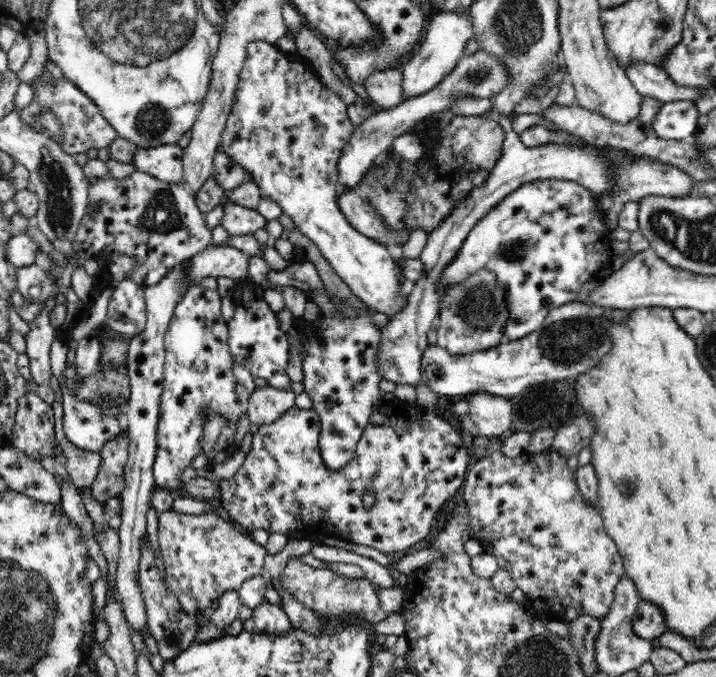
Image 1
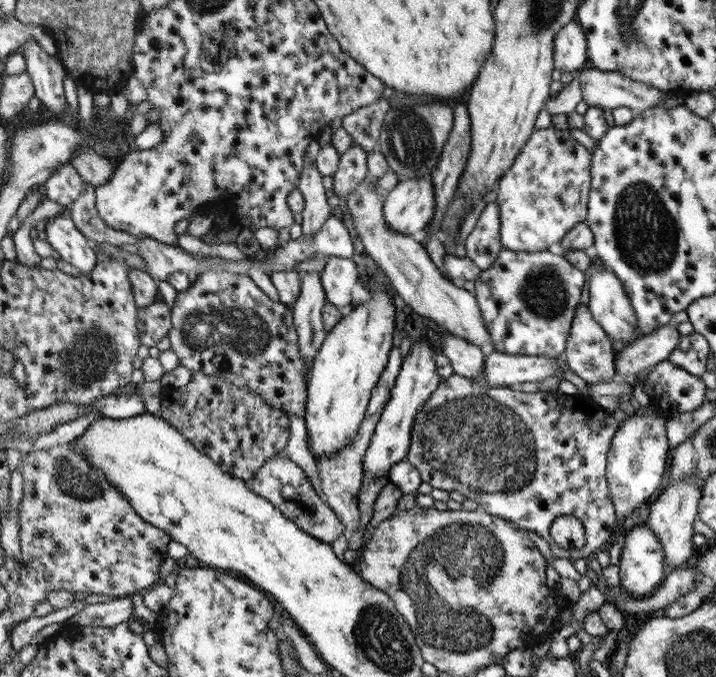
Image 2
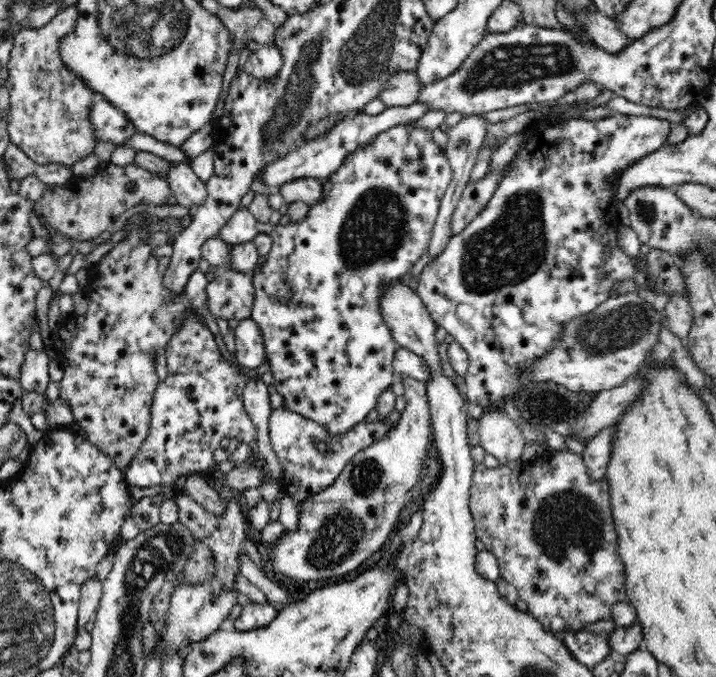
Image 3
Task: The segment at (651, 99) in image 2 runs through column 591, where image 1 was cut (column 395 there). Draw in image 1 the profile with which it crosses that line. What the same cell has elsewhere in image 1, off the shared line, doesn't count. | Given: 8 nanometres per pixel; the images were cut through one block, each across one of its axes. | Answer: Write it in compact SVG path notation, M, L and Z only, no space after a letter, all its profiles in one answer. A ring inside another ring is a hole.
M401 67L371 74L363 85L369 98L384 109L398 106L403 101Z

